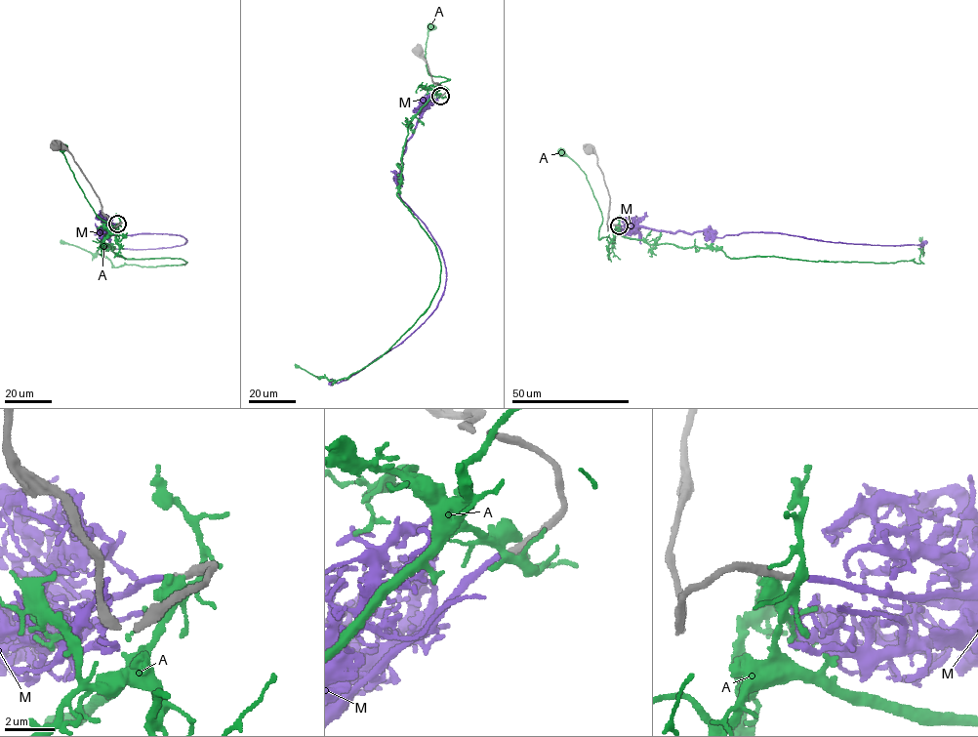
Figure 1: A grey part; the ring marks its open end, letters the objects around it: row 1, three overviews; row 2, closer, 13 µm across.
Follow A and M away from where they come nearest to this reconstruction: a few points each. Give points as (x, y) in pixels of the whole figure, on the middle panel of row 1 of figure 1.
A: (441, 95), (435, 93), (436, 89), (441, 82), (450, 80), (428, 74), (425, 56), (431, 26)
M: (439, 96), (406, 143), (397, 186), (440, 251), (441, 299), (399, 345), (346, 380), (331, 380), (333, 385)

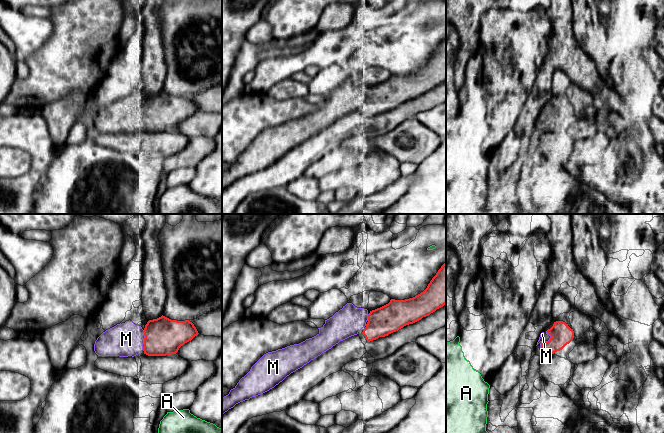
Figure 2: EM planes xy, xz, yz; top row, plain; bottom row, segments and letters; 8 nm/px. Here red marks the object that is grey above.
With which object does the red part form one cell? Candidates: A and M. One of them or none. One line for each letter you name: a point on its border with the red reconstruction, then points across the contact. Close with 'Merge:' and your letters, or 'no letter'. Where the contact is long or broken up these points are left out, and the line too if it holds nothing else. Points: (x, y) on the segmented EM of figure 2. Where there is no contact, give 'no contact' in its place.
M: contact xy (145, 337)
Merge: M

